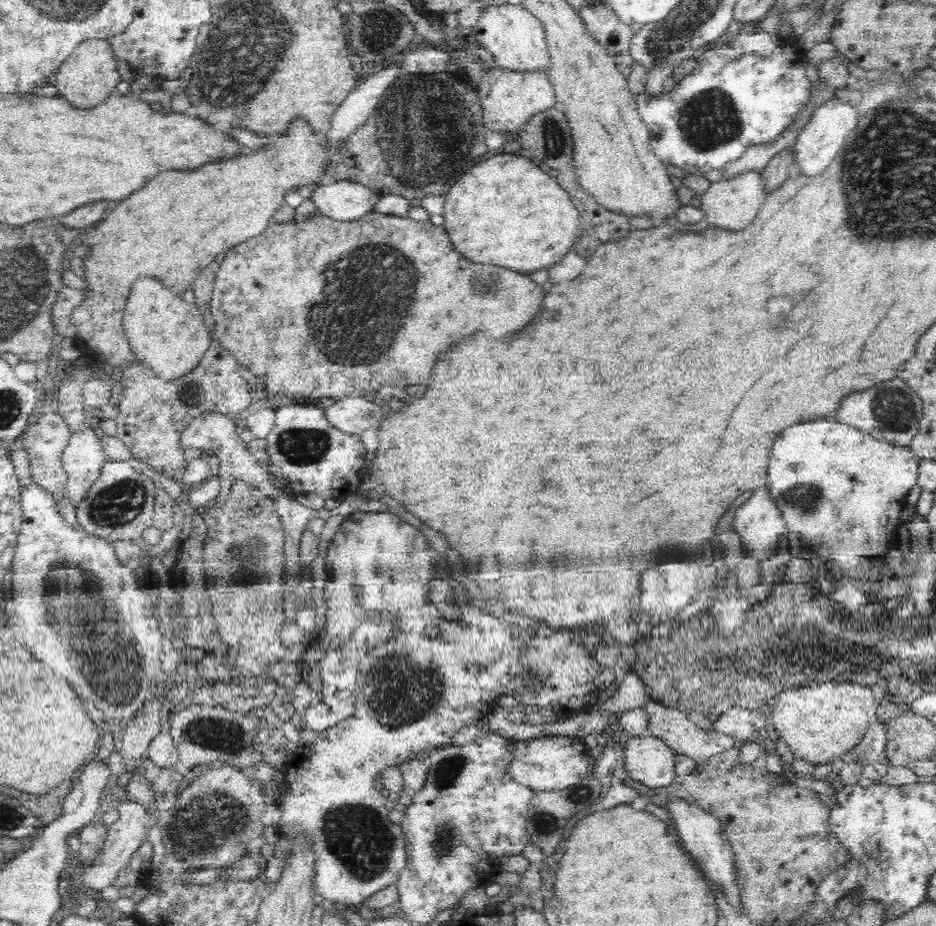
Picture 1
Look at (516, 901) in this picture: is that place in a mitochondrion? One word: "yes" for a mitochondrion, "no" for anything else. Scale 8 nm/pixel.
no

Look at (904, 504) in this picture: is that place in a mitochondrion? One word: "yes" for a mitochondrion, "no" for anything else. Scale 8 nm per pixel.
no

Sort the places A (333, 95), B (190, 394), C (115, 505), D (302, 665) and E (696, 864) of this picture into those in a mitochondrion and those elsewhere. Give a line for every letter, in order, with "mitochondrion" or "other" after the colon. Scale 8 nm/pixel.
A: other
B: mitochondrion
C: mitochondrion
D: other
E: other

